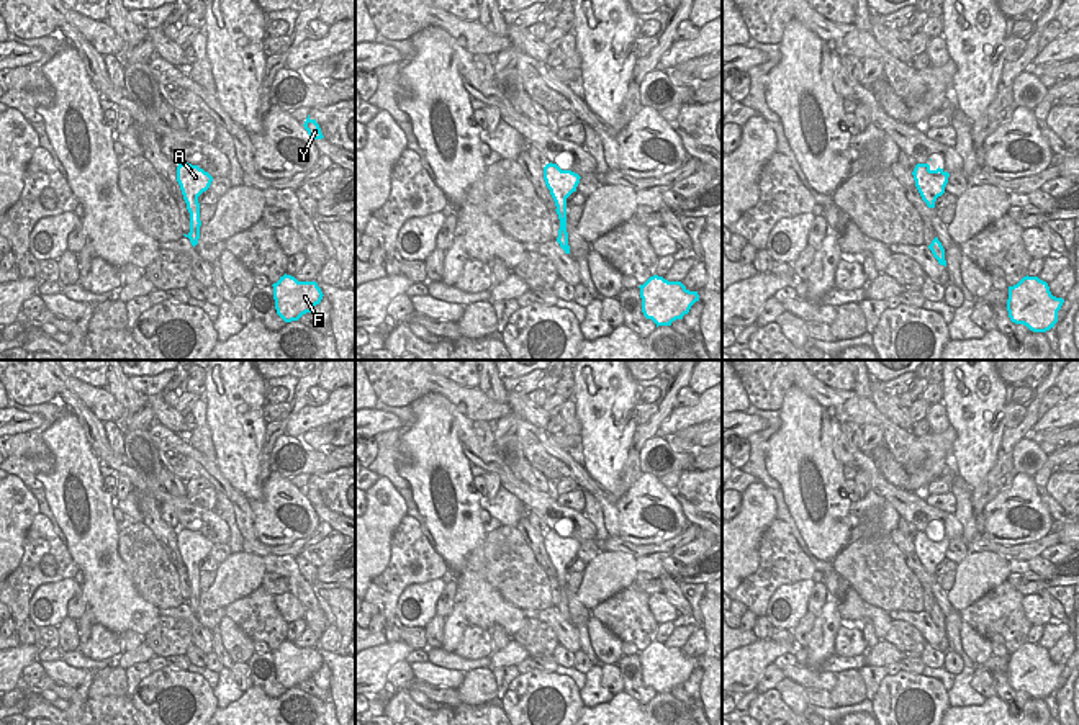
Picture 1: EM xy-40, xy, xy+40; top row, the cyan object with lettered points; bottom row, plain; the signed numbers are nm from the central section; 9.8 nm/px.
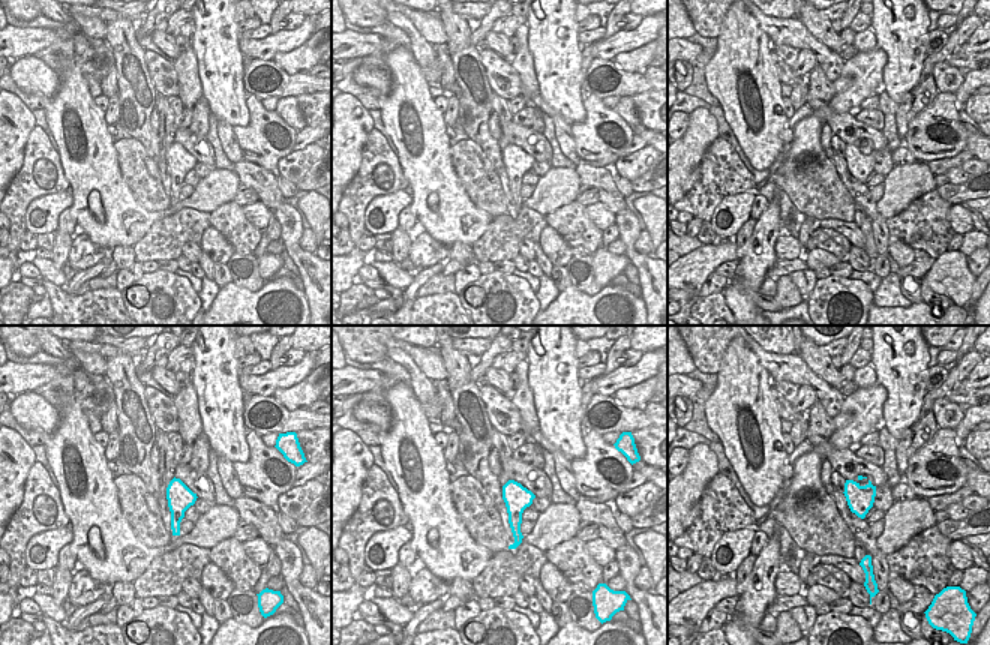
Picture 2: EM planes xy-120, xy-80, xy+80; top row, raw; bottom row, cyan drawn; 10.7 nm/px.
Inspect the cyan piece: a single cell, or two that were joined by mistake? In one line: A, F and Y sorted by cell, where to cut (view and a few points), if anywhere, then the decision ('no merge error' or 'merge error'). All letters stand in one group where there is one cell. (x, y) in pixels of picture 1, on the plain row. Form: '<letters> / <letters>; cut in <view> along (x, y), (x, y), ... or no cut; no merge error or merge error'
A F Y; no cut; no merge error

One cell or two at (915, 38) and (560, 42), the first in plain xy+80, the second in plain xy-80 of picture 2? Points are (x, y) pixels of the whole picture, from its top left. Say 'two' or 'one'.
one

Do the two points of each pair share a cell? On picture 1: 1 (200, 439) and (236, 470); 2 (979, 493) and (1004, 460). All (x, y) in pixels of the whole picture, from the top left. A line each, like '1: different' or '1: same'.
1: different
2: same

